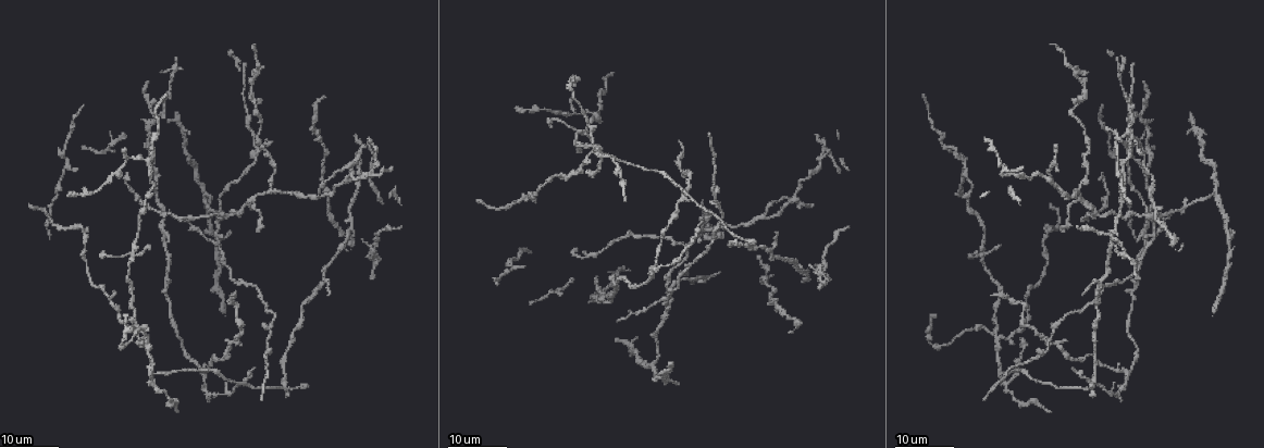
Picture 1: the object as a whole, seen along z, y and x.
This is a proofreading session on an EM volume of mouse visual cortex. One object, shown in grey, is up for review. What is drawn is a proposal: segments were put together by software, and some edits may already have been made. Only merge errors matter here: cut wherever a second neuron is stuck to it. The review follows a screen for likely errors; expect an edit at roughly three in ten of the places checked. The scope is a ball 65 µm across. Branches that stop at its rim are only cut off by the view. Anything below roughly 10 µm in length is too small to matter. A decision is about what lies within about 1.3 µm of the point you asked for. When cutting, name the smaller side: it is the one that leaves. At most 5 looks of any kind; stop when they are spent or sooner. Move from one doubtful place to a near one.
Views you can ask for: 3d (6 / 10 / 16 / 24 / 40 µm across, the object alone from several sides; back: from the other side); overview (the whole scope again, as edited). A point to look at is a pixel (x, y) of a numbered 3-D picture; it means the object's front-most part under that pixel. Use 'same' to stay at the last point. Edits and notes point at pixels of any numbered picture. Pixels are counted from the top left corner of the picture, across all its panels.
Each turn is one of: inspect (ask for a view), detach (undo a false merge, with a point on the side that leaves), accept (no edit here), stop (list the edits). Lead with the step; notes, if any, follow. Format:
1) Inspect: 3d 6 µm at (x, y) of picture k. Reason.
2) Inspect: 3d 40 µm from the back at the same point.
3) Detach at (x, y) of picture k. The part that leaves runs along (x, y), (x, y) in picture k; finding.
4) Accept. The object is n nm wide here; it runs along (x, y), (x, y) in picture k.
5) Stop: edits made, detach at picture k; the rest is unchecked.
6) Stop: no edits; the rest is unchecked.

Inspect: 3d 24 µm at (764, 218) of picture 1. Thin arm on a thick one.

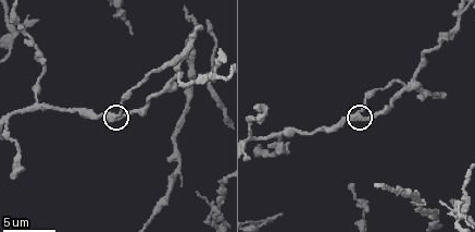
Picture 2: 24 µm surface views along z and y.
Inspect: 3d 10 µm at (359, 114) of picture 2. Closer look.

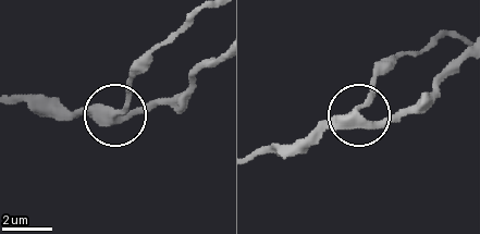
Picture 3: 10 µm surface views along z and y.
Accept. It runs along (13, 99), (113, 112), (124, 106), (132, 70) in picture 3; continuous, no second neuron.

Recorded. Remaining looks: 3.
Inspect: 3d 16 µm at (608, 303) of picture 1.

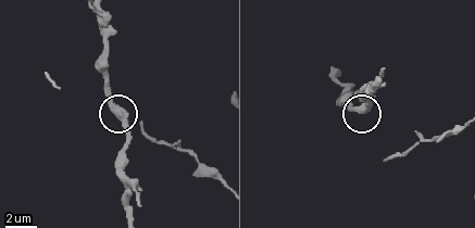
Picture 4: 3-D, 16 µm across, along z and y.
Inspect: 3d 10 µm at (367, 109) of picture 4. Zoom in.

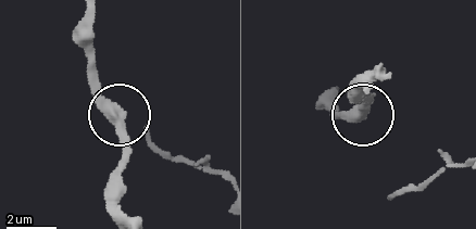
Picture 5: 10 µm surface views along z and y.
Accept. It runs along (121, 213), (114, 200), (121, 119), (91, 65) in picture 5; one neuron here.

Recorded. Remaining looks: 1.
Stop: no edits; the rest is unchecked.

